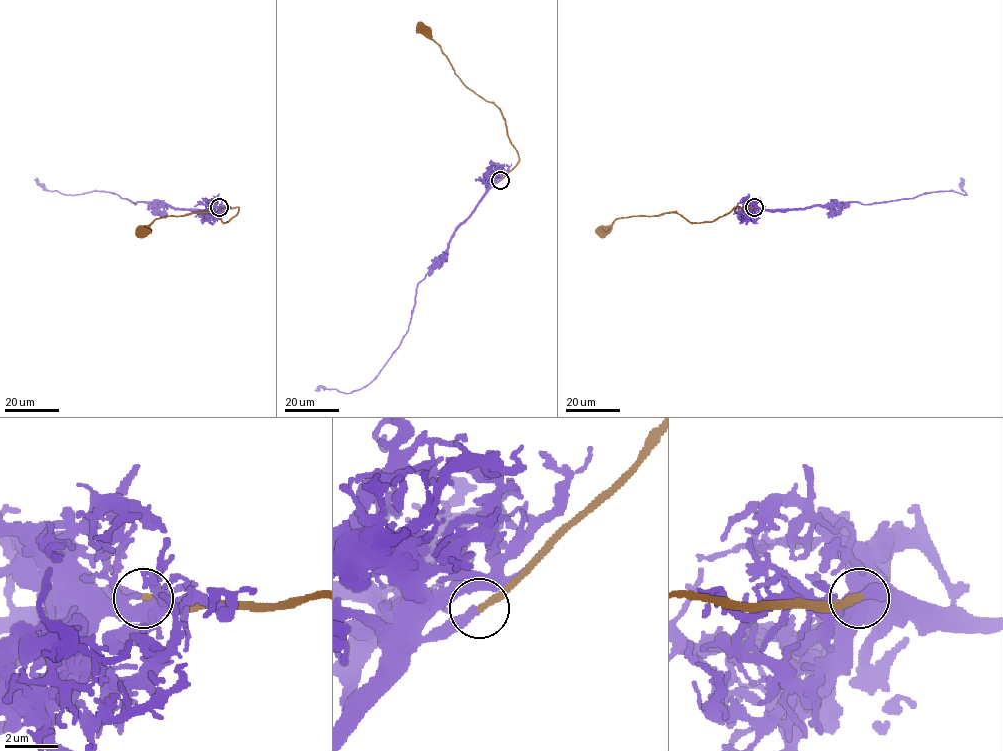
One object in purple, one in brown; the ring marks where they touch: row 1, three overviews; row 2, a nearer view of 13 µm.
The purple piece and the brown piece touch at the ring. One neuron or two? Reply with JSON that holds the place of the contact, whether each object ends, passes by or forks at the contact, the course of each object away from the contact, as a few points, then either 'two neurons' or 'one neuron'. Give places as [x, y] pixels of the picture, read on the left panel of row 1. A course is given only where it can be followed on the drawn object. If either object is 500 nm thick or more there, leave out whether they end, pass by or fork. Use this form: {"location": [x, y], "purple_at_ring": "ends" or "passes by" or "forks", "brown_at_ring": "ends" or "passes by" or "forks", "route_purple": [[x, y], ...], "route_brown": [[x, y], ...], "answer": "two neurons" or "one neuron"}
{"location": [219, 207], "purple_at_ring": "ends", "brown_at_ring": "ends", "route_purple": [[219, 207], [193, 210], [150, 206], [98, 191], [62, 194], [47, 191], [34, 179]], "route_brown": [[219, 207], [238, 207], [238, 213], [225, 223], [212, 212], [162, 217], [140, 233]], "answer": "one neuron"}

